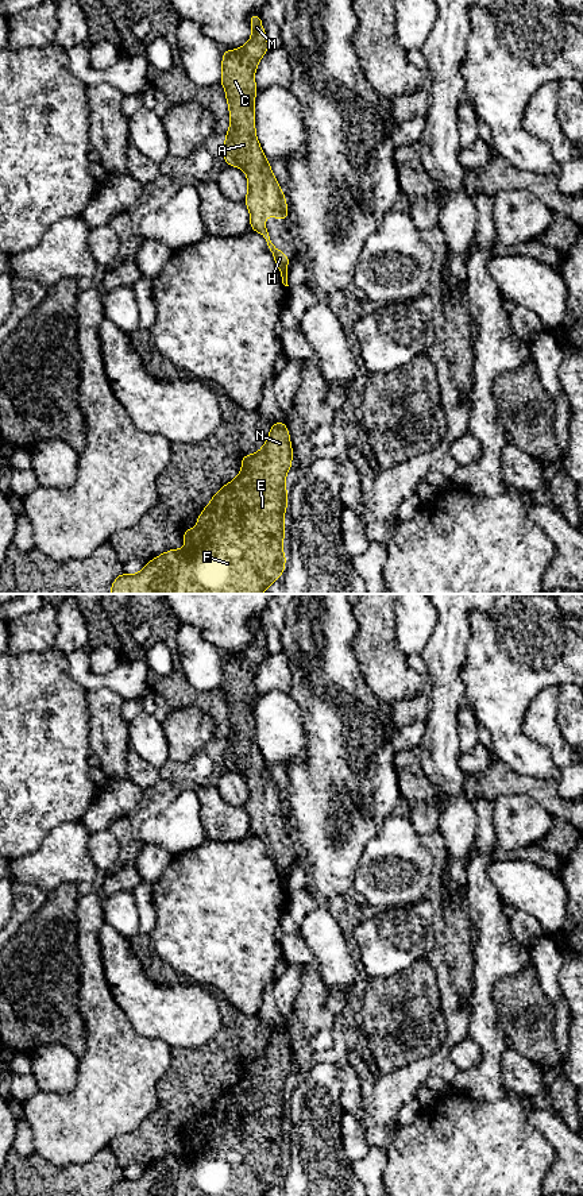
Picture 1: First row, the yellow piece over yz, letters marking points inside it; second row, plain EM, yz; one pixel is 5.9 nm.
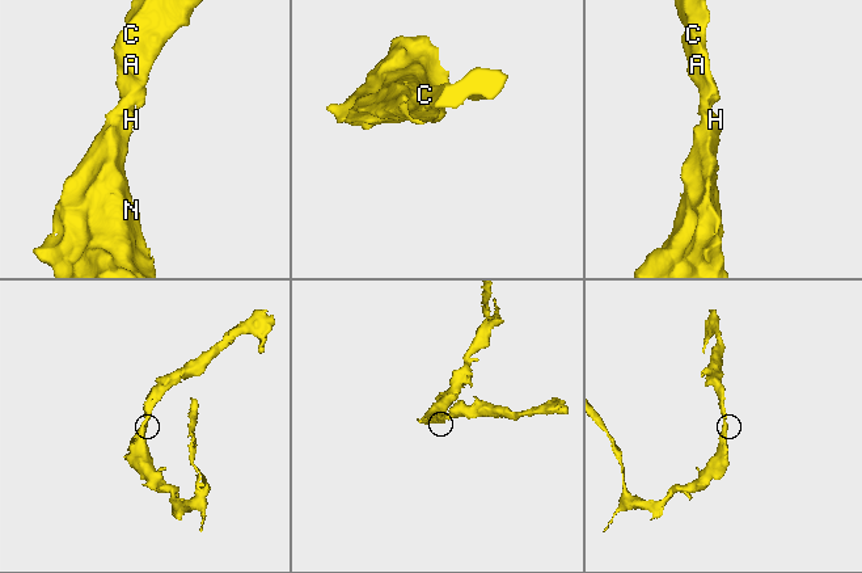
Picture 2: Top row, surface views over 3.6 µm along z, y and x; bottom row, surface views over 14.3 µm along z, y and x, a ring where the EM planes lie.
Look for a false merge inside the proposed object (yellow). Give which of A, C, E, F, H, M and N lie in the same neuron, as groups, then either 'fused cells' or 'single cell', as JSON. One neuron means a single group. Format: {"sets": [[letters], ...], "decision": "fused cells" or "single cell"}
{"sets": [["A", "C", "E", "F", "H", "M", "N"]], "decision": "single cell"}

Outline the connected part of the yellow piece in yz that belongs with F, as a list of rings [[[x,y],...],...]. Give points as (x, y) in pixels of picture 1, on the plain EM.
[[[274,1027],[262,1054],[242,1061],[243,1076],[228,1089],[220,1092],[197,1123],[194,1134],[185,1134],[185,1154],[170,1154],[148,1166],[136,1180],[120,1178],[111,1196],[265,1196],[283,1178],[286,1160],[282,1157],[285,1143],[283,1119],[287,1112],[285,1091],[286,1077],[292,1073],[292,1048],[285,1027]]]

